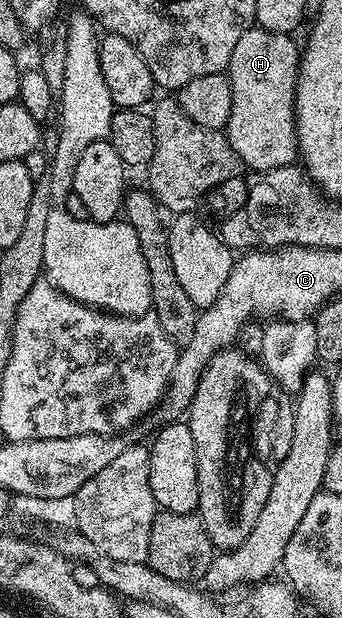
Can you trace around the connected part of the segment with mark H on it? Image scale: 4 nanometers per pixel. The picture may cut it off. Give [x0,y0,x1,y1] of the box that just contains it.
[225,26,301,174]

